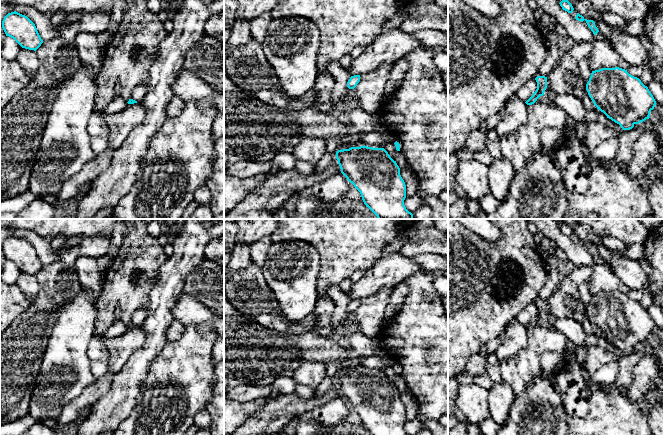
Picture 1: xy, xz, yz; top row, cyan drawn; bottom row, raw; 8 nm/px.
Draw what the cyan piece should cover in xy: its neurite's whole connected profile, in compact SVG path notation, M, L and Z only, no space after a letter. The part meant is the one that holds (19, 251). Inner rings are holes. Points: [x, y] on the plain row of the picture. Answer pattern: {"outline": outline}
{"outline": "M16 235L4 241L2 252L6 260L13 262L22 272L36 275L43 267L35 248Z"}

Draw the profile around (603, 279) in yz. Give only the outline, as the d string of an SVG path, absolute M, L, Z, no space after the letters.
M603 262L595 264L588 279L588 287L592 295L602 292L629 292L629 288L615 275L611 266Z

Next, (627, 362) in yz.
M649 343L637 348L630 354L624 354L620 357L618 359L619 373L616 381L608 385L609 391L612 392L613 387L618 389L628 388L633 381L633 369L635 365L647 355L655 355L654 348Z

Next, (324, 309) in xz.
M318 298L313 314L315 315L316 328L327 328L332 324L335 311L335 302L330 298Z

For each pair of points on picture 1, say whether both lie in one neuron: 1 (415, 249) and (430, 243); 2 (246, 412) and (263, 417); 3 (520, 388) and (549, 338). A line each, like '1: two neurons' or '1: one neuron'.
1: one neuron
2: two neurons
3: one neuron

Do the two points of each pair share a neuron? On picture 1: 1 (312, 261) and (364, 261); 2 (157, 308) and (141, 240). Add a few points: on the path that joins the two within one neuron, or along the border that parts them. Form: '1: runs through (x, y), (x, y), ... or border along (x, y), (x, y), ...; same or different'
1: border along (306, 241), (315, 247), (319, 255), (318, 284); different
2: border along (161, 266), (157, 280), (150, 292), (147, 308); different

